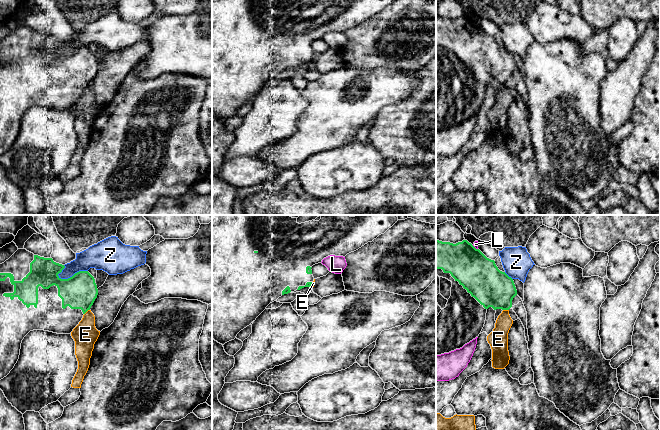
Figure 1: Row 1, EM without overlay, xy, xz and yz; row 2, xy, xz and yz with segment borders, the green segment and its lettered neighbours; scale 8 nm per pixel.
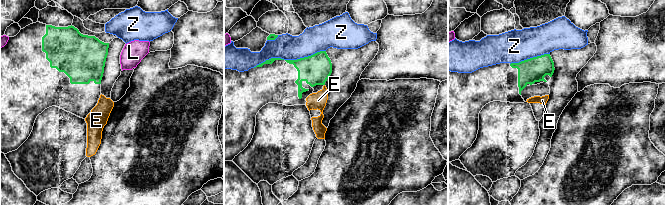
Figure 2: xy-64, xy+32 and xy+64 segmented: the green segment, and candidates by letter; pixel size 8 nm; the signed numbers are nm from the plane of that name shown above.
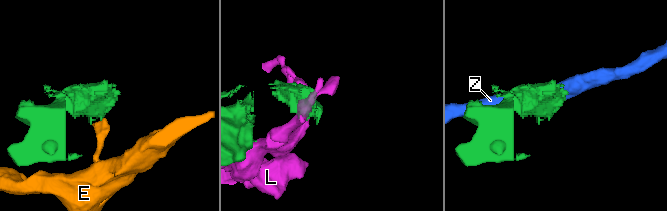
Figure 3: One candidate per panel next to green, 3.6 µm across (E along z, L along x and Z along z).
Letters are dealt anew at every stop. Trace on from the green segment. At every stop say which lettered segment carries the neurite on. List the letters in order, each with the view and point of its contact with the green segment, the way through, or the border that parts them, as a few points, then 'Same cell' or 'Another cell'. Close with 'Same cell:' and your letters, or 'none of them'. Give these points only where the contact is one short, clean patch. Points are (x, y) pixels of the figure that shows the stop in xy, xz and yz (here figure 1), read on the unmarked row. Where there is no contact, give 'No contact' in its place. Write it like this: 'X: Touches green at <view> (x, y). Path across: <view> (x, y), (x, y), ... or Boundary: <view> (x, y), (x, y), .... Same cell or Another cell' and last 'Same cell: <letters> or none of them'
E: Touches green at xy (86, 87). Boundary: xy (89, 85), (84, 90). Another cell
L: Touches green at yz (474, 23). Another cell
Z: Touches green at xy (73, 51). Another cell
Same cell: none of them

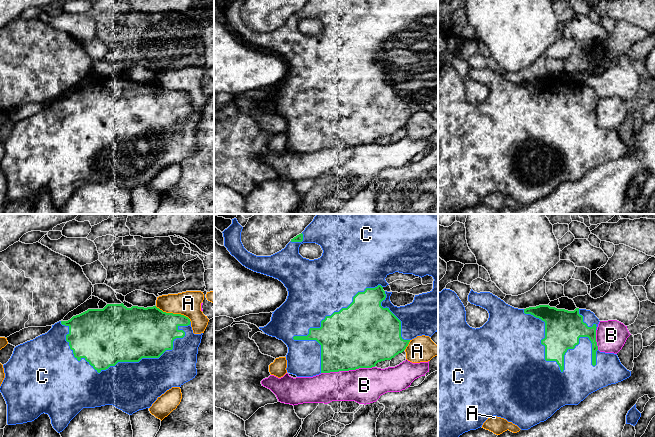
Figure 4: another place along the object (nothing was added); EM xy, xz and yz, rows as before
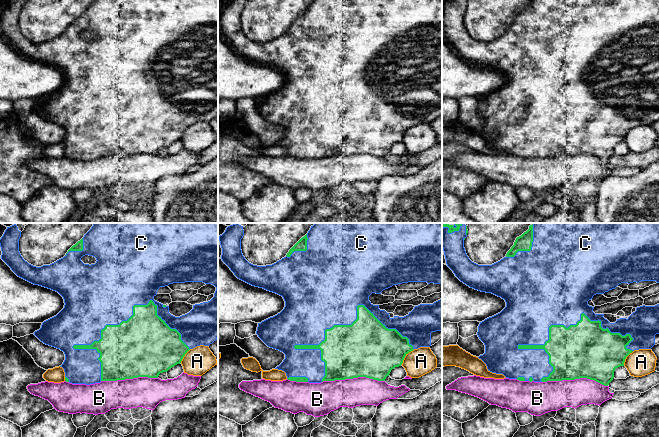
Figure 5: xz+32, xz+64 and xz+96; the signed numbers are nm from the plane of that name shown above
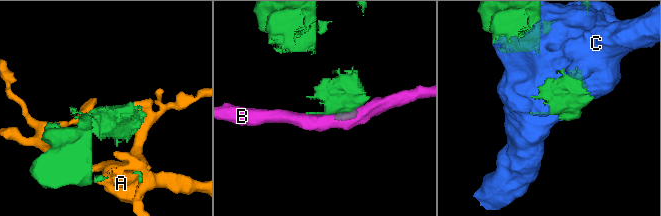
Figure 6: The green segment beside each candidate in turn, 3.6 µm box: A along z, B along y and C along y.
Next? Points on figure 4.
A: Touches green at xy (172, 89). Another cell
B: Touches green at xz (347, 146). Another cell
C: Touches green at xy (125, 137). Same cell
Same cell: C

